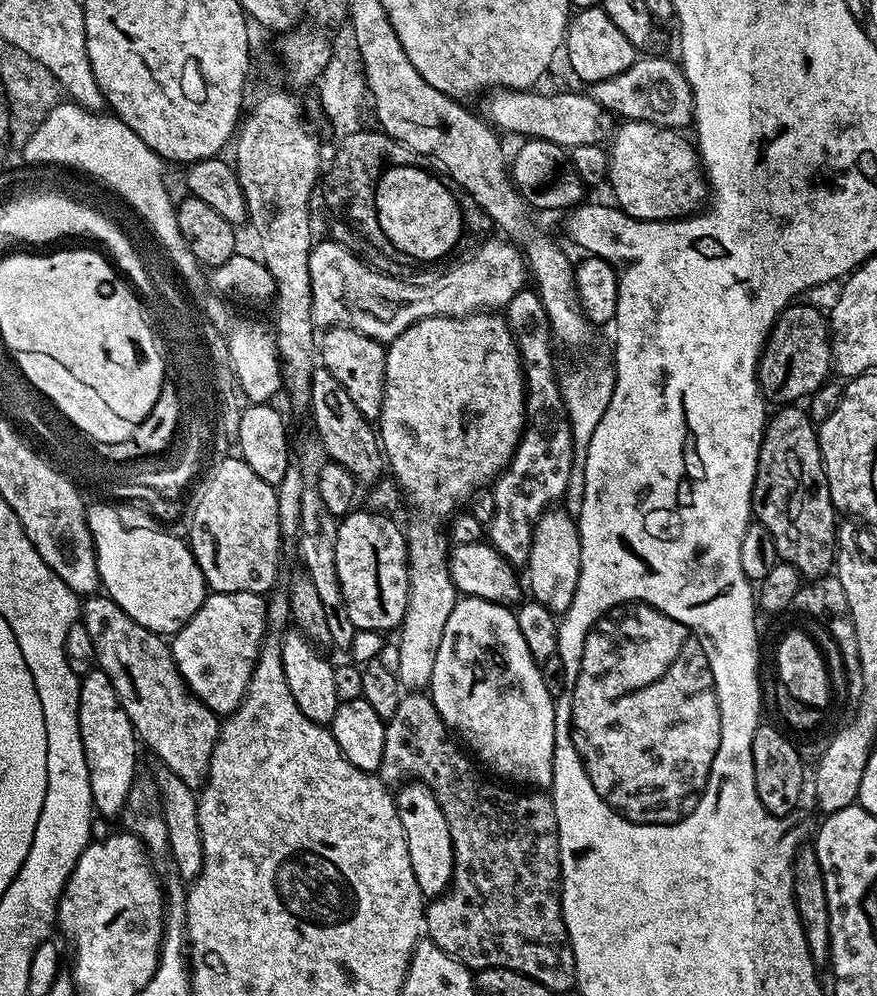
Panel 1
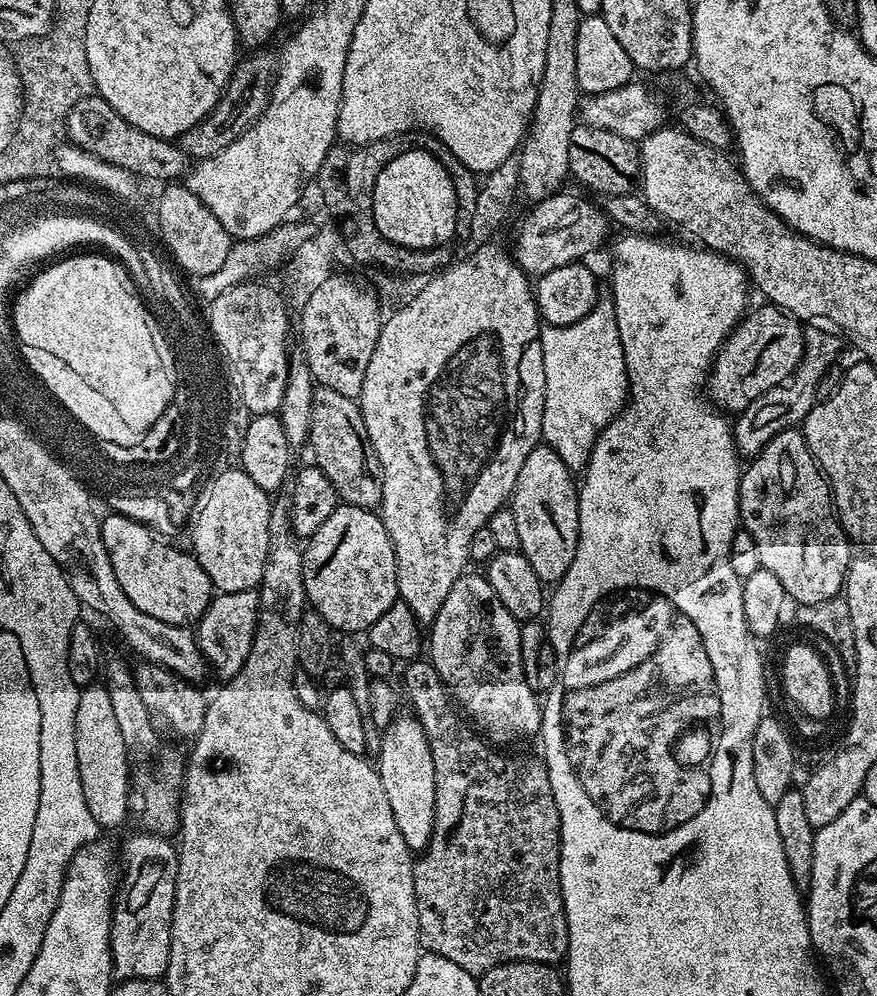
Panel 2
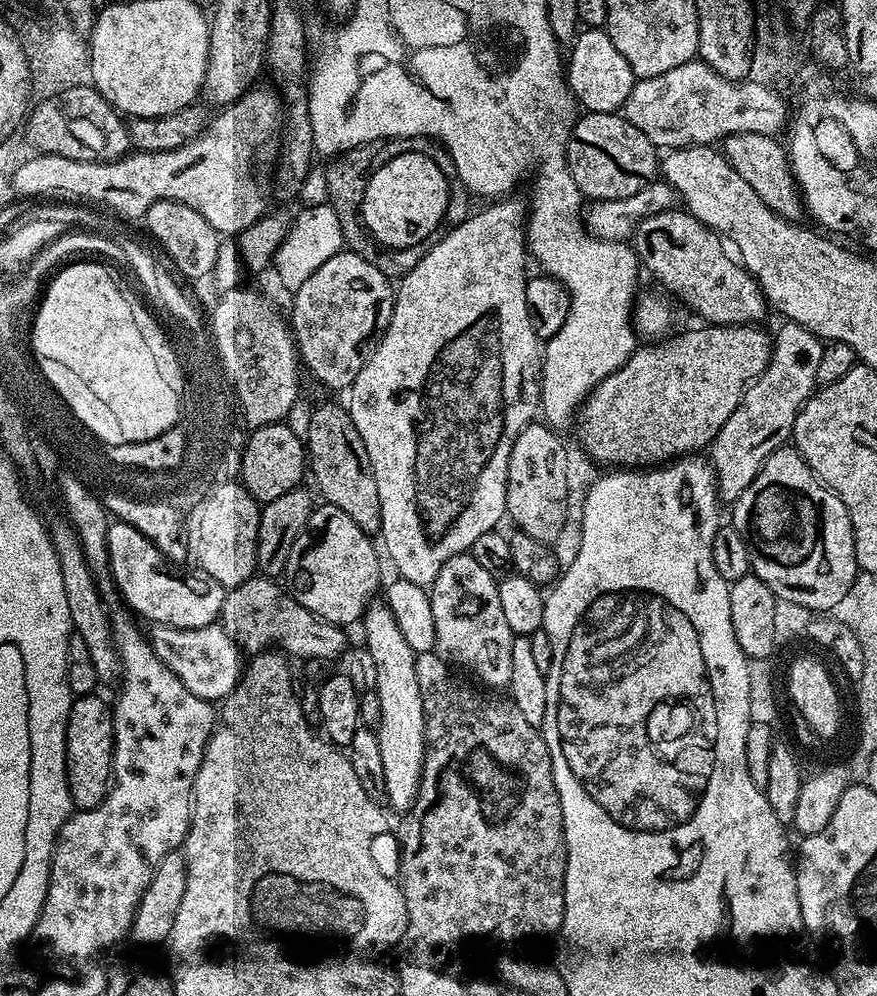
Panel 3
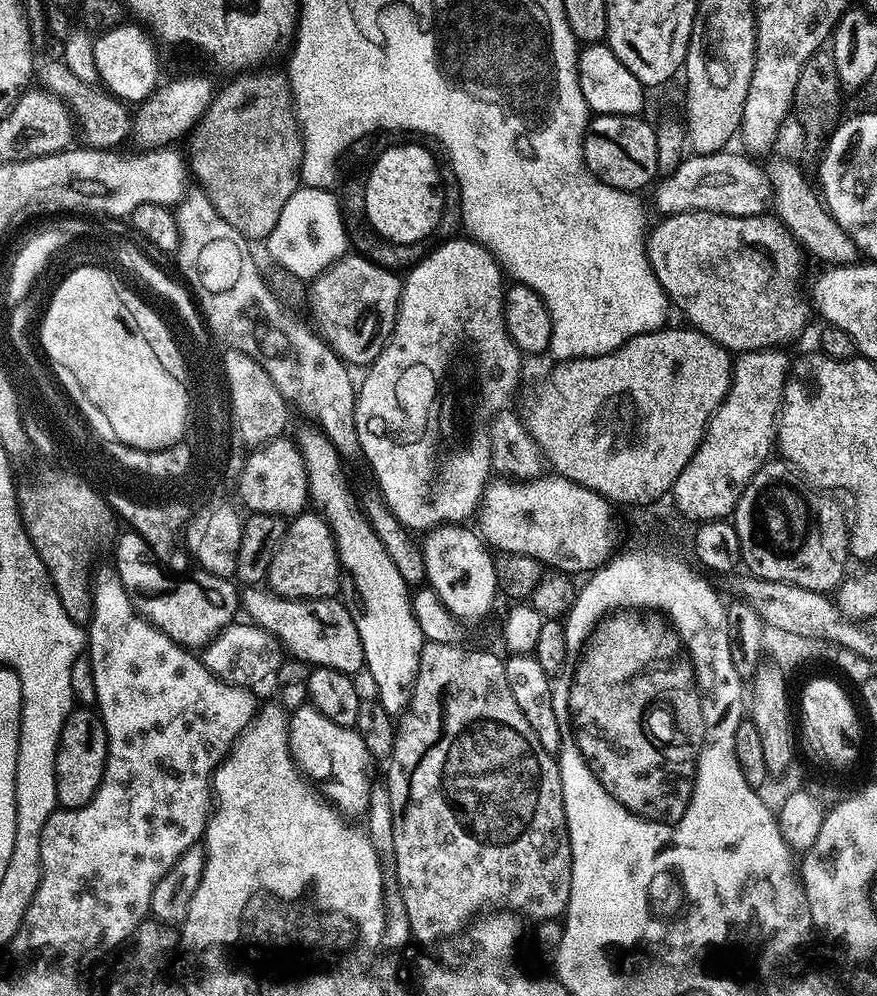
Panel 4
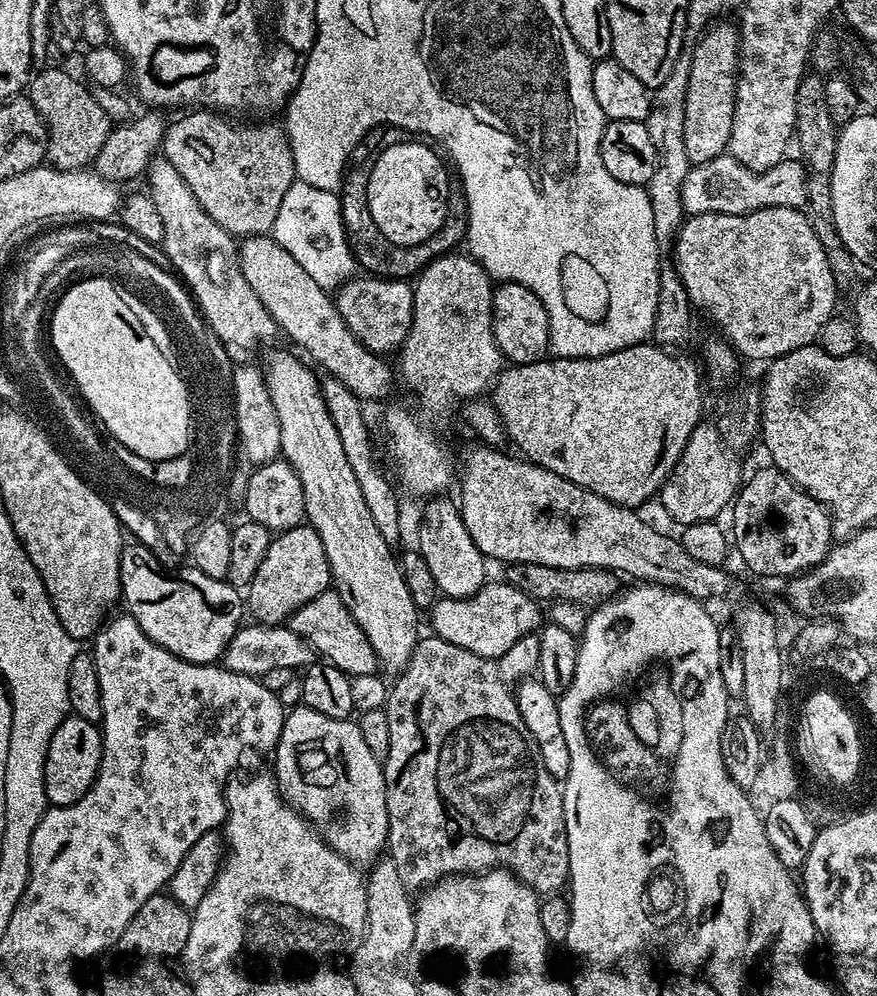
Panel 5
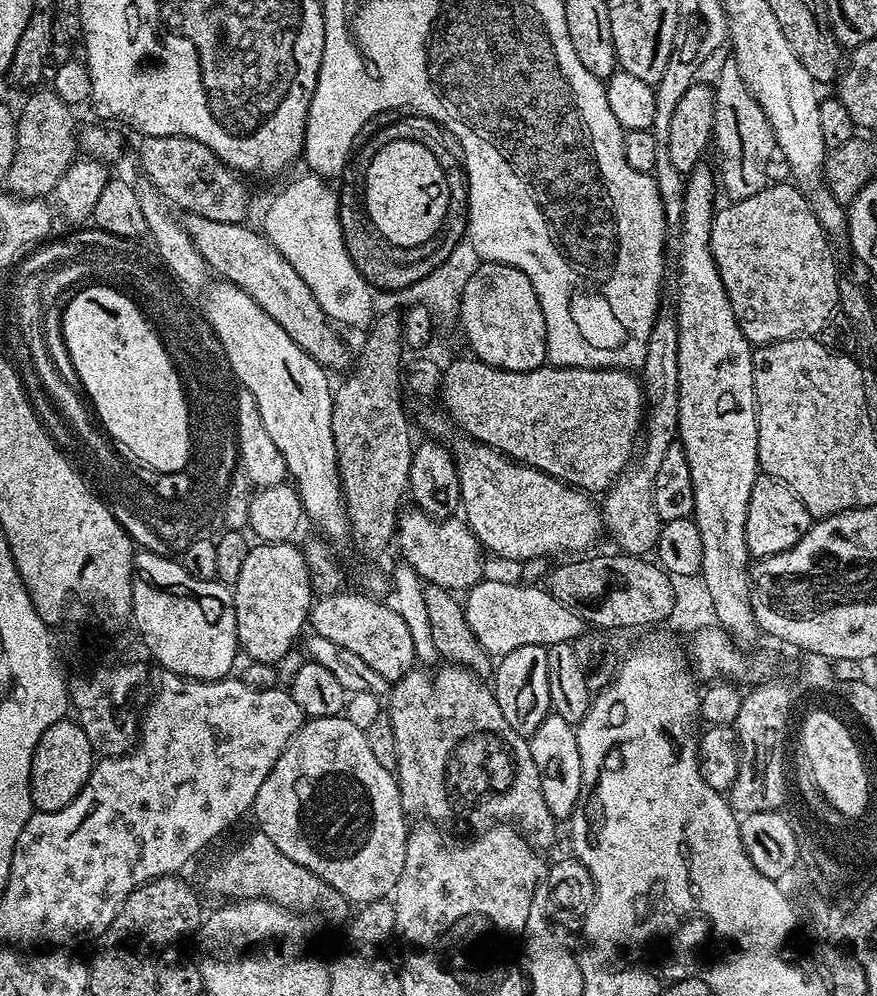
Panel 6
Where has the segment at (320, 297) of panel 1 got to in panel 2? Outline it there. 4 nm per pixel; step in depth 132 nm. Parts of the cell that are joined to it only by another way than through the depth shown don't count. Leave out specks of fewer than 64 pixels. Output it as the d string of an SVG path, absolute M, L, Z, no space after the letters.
M561 190L555 196L537 200L531 205L532 212L524 216L520 229L516 232L516 252L514 259L525 274L539 278L558 266L583 261L584 256L596 252L608 236L610 220L603 207L591 204L580 196L571 196L568 190Z

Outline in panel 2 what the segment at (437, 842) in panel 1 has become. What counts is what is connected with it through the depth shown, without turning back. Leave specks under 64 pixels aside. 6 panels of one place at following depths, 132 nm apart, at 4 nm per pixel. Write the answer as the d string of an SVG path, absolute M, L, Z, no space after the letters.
M397 715L387 728L383 729L380 751L378 753L378 771L382 778L382 790L386 790L386 799L390 801L390 810L398 830L413 853L420 854L429 847L432 839L432 827L436 817L436 775L432 751L415 715Z

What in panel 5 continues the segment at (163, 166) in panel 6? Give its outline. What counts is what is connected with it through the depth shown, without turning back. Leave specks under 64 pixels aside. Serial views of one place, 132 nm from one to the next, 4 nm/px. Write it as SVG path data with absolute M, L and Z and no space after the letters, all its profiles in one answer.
M192 110L189 116L167 125L162 145L163 159L174 166L174 170L182 176L182 182L190 188L194 198L202 206L222 230L229 232L233 238L246 236L263 236L271 233L274 222L278 218L278 209L282 206L282 198L286 198L286 190L296 180L296 163L290 150L288 133L276 124L248 124L243 128L236 124L231 128L223 115L212 110Z

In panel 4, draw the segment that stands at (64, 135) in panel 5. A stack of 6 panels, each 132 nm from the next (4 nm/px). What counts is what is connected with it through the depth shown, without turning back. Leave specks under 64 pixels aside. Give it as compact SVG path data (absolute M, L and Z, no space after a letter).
M63 59L52 60L44 69L39 69L38 80L40 80L47 91L54 93L59 100L64 101L74 111L75 117L84 126L84 136L89 145L93 148L106 148L116 150L124 139L131 137L134 132L134 116L129 105L125 101L116 99L111 92L96 84L82 82L74 74L72 69L68 69Z

